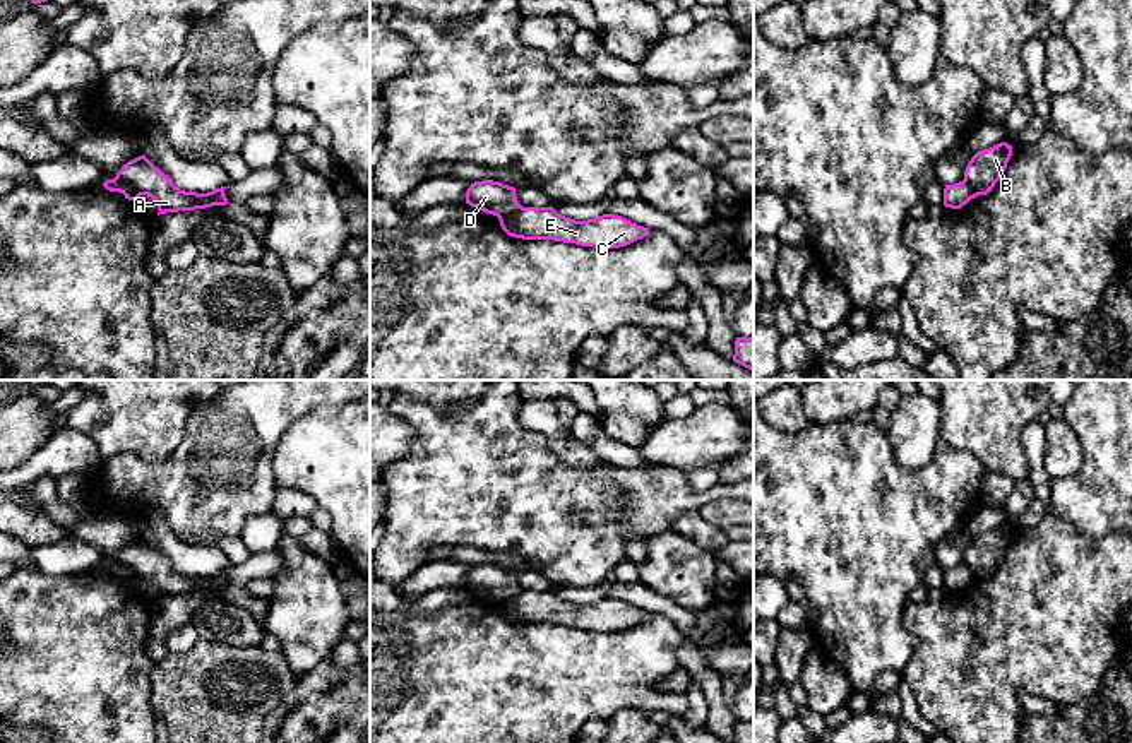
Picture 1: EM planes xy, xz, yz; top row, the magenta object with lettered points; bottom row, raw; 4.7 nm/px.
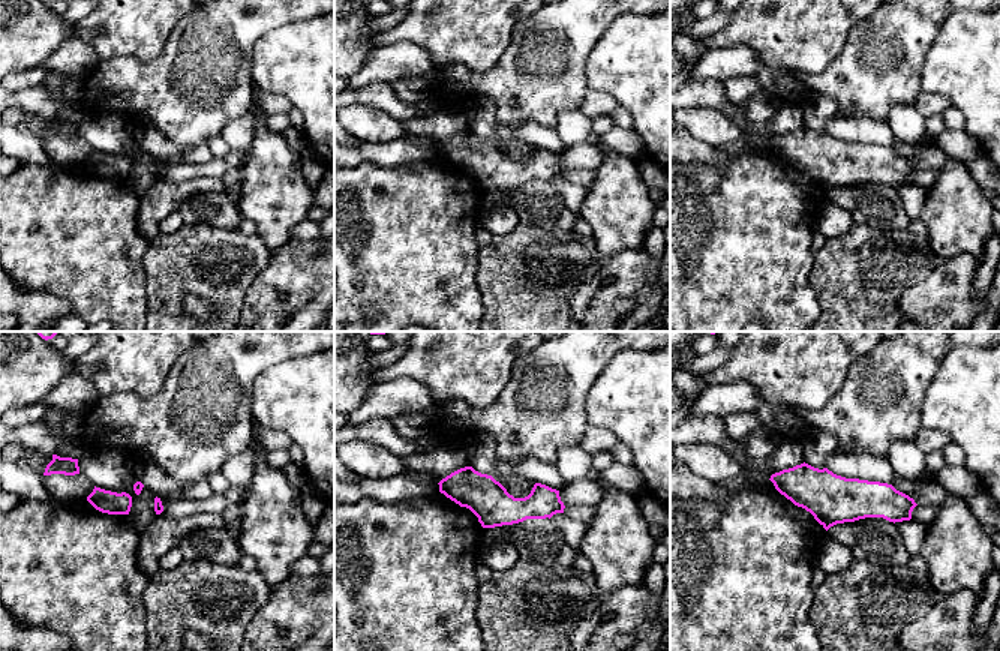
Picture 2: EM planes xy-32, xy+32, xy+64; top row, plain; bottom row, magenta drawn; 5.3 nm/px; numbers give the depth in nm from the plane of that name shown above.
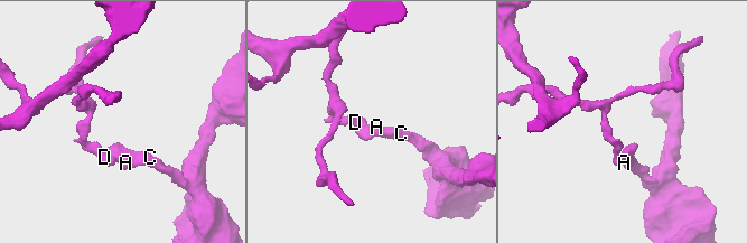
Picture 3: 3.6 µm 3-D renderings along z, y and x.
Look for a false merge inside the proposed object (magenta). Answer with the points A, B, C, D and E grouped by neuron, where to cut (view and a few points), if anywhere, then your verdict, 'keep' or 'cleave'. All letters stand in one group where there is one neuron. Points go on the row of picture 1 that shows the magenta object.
A B C E / D; cut in xy along (110, 180), (120, 187), (131, 187), (139, 196); cleave

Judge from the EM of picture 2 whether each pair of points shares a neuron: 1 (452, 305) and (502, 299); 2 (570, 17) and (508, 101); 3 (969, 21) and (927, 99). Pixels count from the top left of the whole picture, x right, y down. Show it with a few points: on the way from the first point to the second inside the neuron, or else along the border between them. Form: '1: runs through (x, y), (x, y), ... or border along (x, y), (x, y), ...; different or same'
1: border along (477, 267), (476, 278), (483, 315); different
2: runs through (558, 38), (546, 54), (544, 65), (529, 80); same
3: border along (922, 90), (940, 93), (952, 105); different

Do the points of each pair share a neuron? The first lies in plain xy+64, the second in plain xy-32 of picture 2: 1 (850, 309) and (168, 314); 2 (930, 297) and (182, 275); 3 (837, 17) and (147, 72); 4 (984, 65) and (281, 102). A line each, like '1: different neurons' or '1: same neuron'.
1: same neuron
2: different neurons
3: different neurons
4: different neurons

